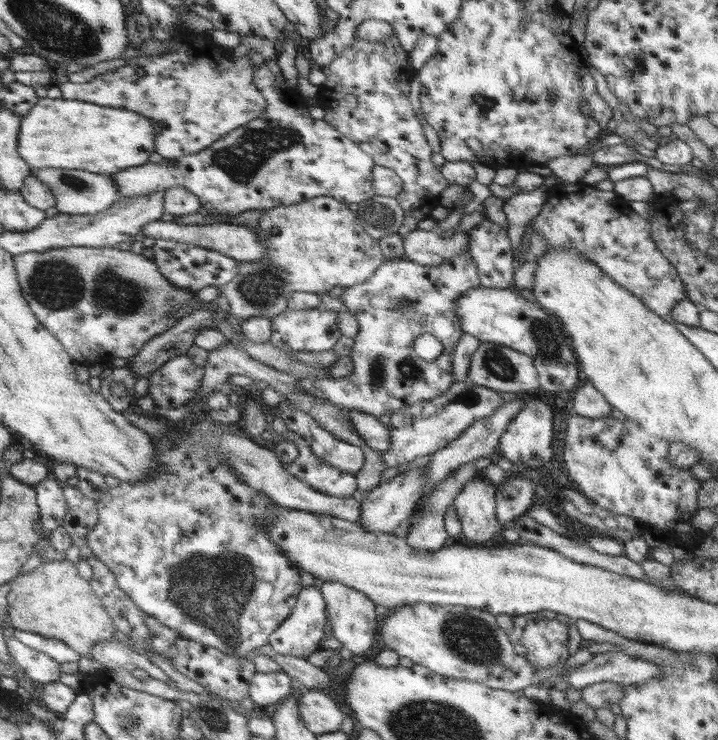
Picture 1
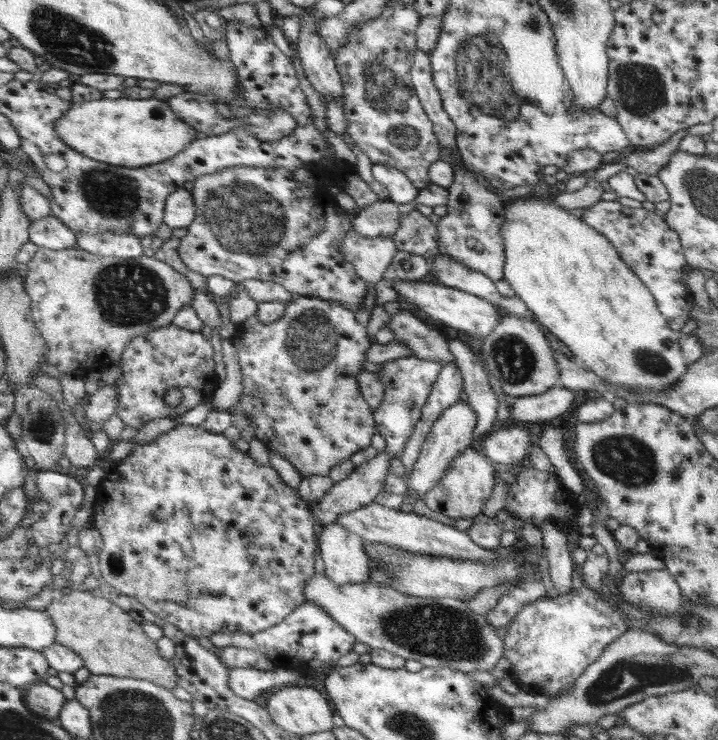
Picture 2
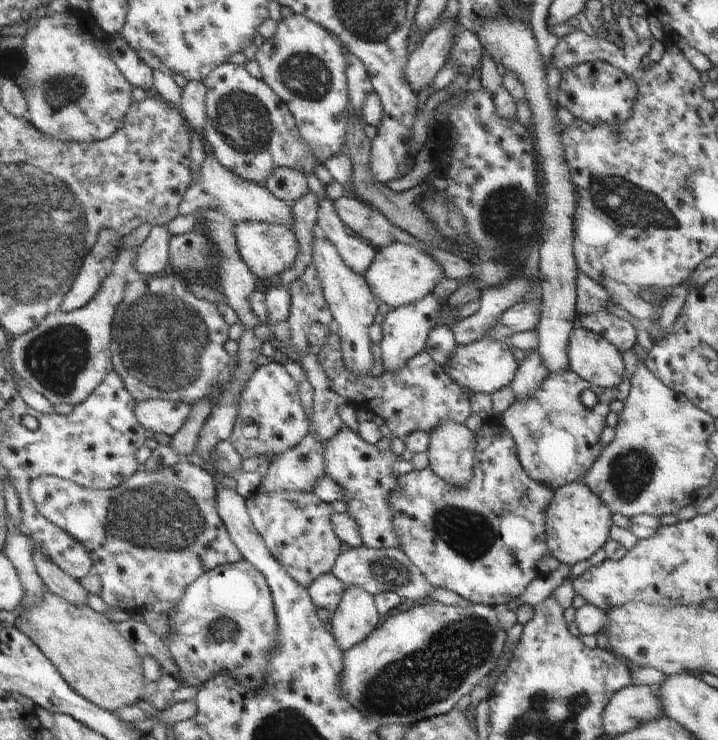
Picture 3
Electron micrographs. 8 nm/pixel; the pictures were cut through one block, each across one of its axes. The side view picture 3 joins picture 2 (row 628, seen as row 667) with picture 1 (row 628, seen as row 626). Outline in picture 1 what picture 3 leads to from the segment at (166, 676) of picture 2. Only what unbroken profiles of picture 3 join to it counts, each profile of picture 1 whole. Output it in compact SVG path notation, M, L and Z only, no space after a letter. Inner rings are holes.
M65 558L63 560L52 560L42 563L35 570L20 572L9 582L10 591L7 594L7 611L15 629L35 632L47 638L62 640L68 644L80 656L92 656L94 646L104 640L113 640L117 632L113 617L104 607L104 602L96 595L90 581L79 576L79 570L73 561Z

